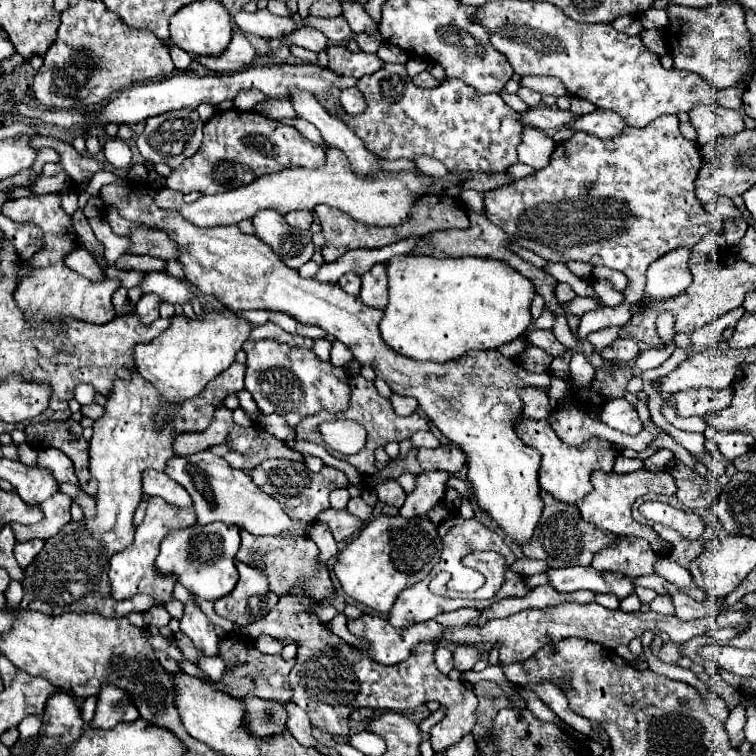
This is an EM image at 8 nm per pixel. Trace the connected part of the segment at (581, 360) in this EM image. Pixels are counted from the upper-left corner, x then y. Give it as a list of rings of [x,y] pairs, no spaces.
[[[573,355],[571,363],[569,363],[569,379],[571,379],[571,387],[579,389],[579,387],[587,387],[595,377],[595,369],[587,363],[587,359],[583,355]]]

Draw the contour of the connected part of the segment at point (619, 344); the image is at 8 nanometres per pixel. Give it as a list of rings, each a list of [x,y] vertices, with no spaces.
[[[615,339],[609,347],[605,347],[601,351],[603,359],[611,359],[611,361],[619,361],[619,363],[629,363],[639,355],[639,345],[635,343],[635,339]]]

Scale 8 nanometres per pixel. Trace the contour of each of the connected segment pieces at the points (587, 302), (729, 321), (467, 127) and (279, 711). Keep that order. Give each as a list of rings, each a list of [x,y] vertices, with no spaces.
[[[575,297],[571,303],[569,303],[569,311],[575,313],[577,317],[583,317],[585,311],[595,311],[595,309],[601,309],[599,301],[593,299],[593,297]]]
[[[739,307],[739,309],[729,311],[727,315],[723,315],[723,317],[719,317],[719,319],[713,319],[711,323],[703,325],[701,329],[697,329],[697,331],[693,331],[693,333],[689,335],[691,343],[697,345],[697,347],[713,347],[713,345],[721,339],[723,331],[725,331],[729,325],[735,325],[735,323],[743,317],[743,313],[745,313],[745,309]]]
[[[385,63],[383,69],[379,69],[377,73],[373,75],[365,75],[357,81],[357,89],[363,93],[365,97],[365,111],[359,113],[359,115],[337,115],[339,121],[343,121],[363,143],[369,151],[373,151],[375,155],[379,157],[385,157],[385,159],[413,159],[413,155],[429,155],[429,157],[435,157],[437,161],[441,161],[449,171],[481,171],[481,173],[503,173],[507,171],[511,165],[517,163],[517,145],[521,143],[521,133],[523,133],[523,123],[519,121],[519,113],[513,111],[497,93],[487,93],[487,95],[479,95],[473,87],[469,87],[467,83],[463,83],[461,79],[445,79],[441,81],[439,87],[435,89],[421,89],[421,87],[415,87],[411,77],[407,75],[407,69],[405,65],[393,65],[393,63]]]
[[[245,695],[245,727],[251,729],[251,735],[259,739],[267,739],[273,735],[281,735],[287,723],[287,709],[285,703],[275,699],[259,699],[255,695]]]

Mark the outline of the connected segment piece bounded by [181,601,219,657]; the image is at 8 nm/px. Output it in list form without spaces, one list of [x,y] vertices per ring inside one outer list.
[[[197,601],[185,603],[185,615],[181,619],[181,631],[189,635],[189,639],[203,651],[207,657],[217,657],[217,645],[219,637],[215,635],[213,623],[207,619],[207,615],[201,611]]]

